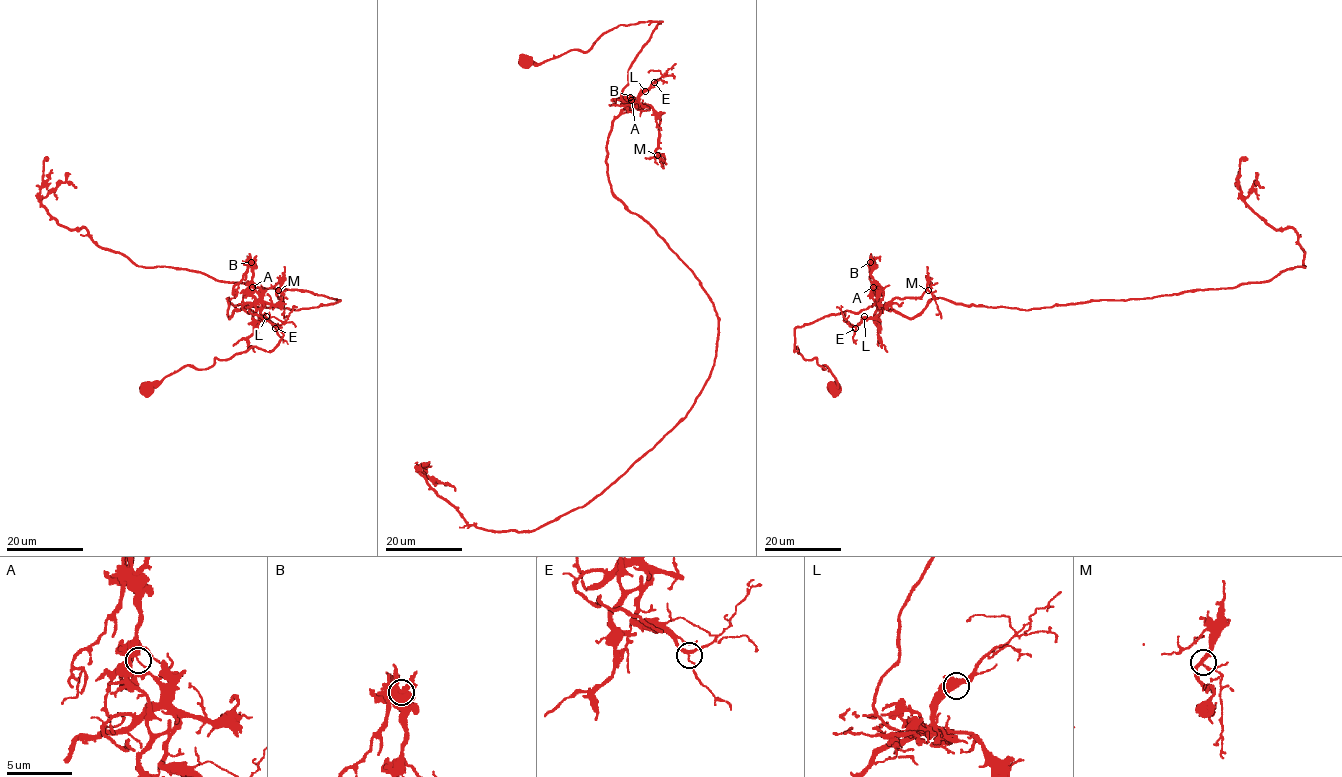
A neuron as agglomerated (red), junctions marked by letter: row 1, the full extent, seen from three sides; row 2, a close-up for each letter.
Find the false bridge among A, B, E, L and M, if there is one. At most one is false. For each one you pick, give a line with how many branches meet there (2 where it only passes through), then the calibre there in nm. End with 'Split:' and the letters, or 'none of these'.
A: Branches: 3. Thickness 260 nm
Split: A

